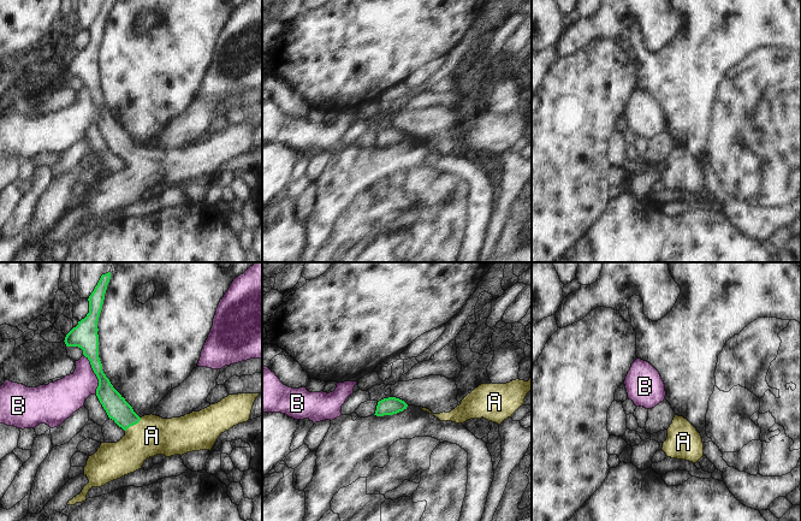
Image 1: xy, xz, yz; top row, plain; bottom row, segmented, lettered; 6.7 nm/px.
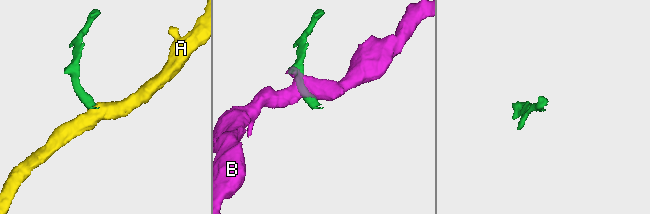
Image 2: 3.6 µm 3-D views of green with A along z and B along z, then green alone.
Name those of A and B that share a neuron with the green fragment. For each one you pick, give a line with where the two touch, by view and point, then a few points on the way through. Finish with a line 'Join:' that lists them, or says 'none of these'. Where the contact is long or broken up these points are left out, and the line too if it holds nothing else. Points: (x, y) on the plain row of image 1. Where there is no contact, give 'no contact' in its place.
A: xy (134, 154) | across xy (117, 138), (134, 154), (146, 166), (152, 166)
Join: A

